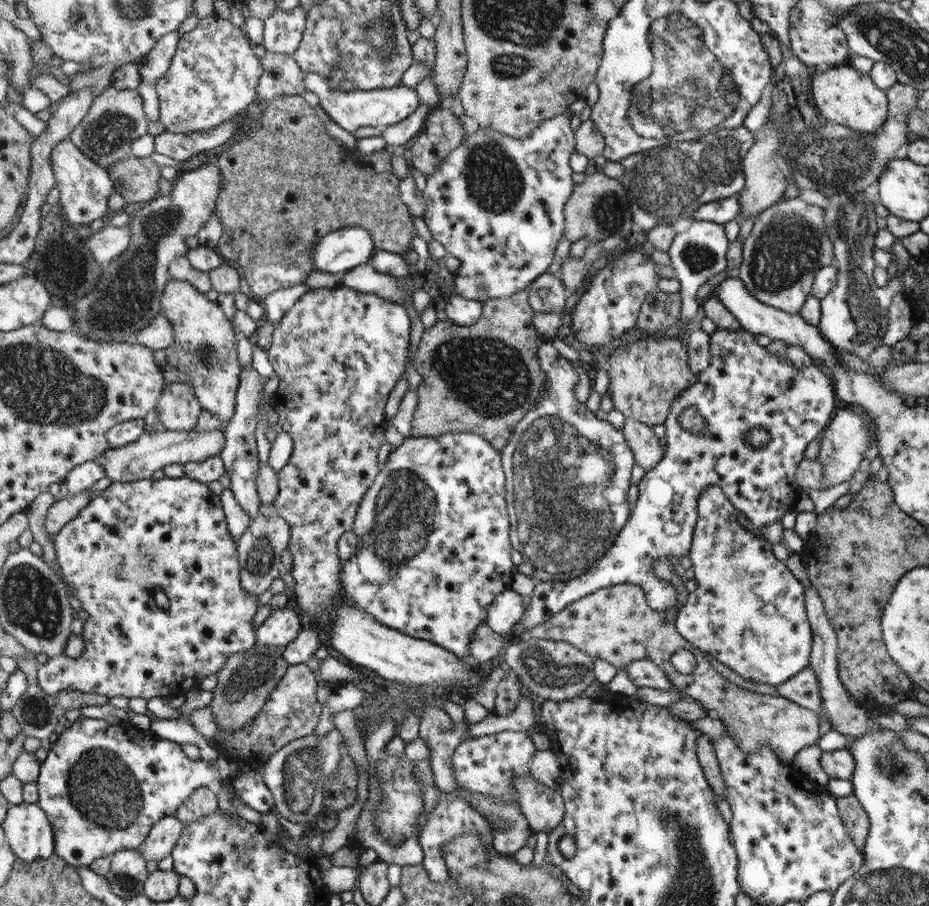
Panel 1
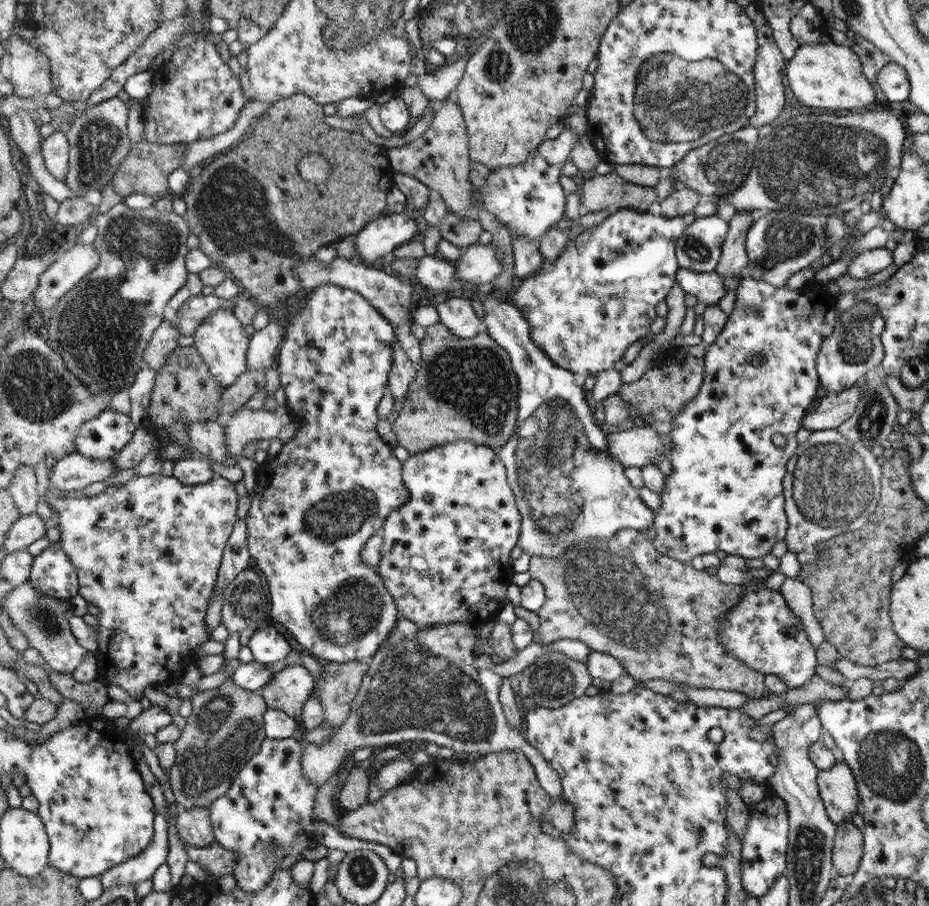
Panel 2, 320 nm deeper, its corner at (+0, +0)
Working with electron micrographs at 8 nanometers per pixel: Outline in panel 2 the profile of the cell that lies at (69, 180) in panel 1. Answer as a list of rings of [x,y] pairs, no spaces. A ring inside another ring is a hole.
[[[48,130],[43,140],[46,168],[58,180],[64,180],[69,169],[69,142],[62,131]]]

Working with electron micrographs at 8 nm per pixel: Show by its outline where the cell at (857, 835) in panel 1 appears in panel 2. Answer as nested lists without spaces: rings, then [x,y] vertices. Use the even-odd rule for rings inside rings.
[[[852,820],[837,825],[834,842],[835,874],[847,876],[854,874],[863,857],[863,834]]]

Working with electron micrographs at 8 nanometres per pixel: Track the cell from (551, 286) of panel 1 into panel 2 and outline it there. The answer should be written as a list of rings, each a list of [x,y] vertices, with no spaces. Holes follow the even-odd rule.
[[[514,236],[511,245],[514,255],[513,274],[516,277],[530,277],[538,269],[546,267],[546,260],[532,239]]]

